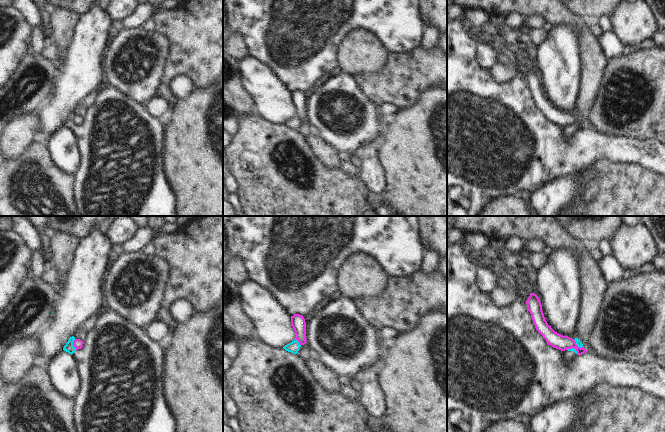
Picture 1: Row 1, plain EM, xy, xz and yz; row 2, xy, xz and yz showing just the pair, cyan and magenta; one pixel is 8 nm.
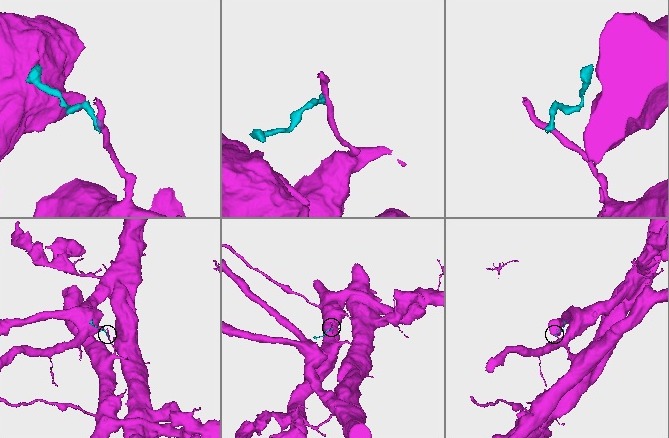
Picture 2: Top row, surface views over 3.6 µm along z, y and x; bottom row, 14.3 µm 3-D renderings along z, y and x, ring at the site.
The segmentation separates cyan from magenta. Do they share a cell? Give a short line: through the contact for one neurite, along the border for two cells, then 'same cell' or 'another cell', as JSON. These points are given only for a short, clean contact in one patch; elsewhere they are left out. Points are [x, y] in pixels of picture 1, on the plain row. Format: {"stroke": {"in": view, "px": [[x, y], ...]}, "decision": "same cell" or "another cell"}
{"stroke": {"in": "xy", "px": [[74, 115], [73, 122], [76, 125]]}, "decision": "another cell"}

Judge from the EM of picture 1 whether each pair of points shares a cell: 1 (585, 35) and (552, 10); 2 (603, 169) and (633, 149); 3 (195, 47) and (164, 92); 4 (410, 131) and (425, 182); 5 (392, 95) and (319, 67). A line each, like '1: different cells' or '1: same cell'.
1: same cell
2: different cells
3: same cell
4: same cell
5: different cells

